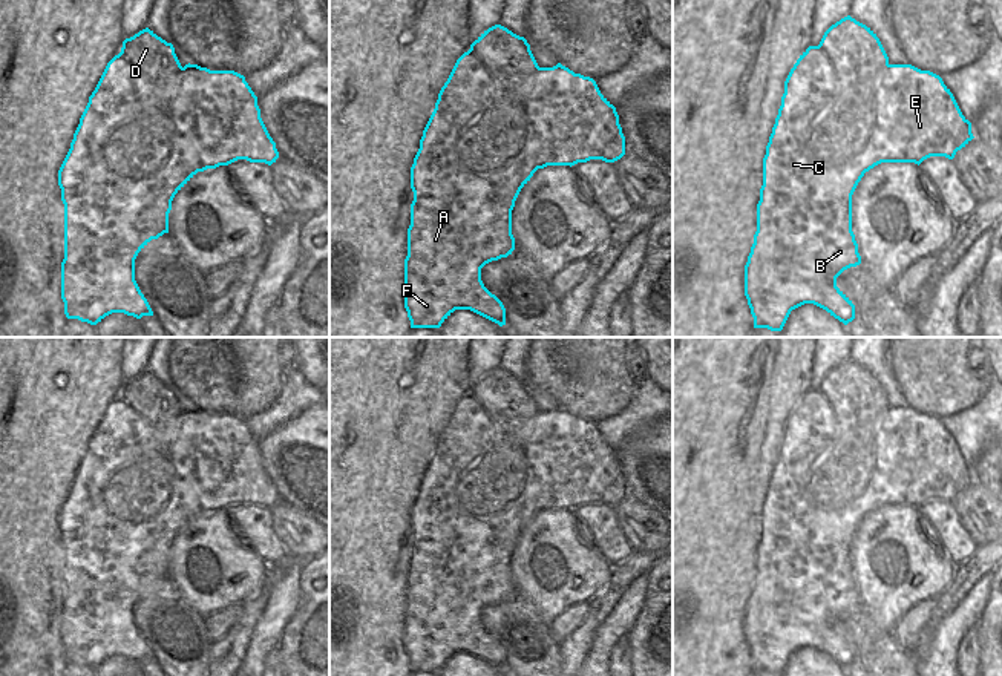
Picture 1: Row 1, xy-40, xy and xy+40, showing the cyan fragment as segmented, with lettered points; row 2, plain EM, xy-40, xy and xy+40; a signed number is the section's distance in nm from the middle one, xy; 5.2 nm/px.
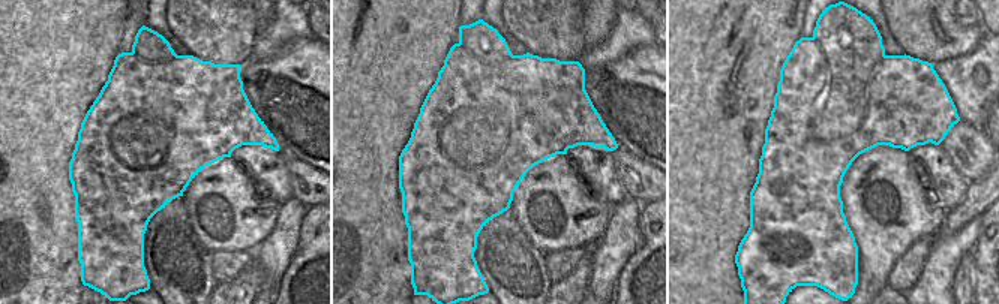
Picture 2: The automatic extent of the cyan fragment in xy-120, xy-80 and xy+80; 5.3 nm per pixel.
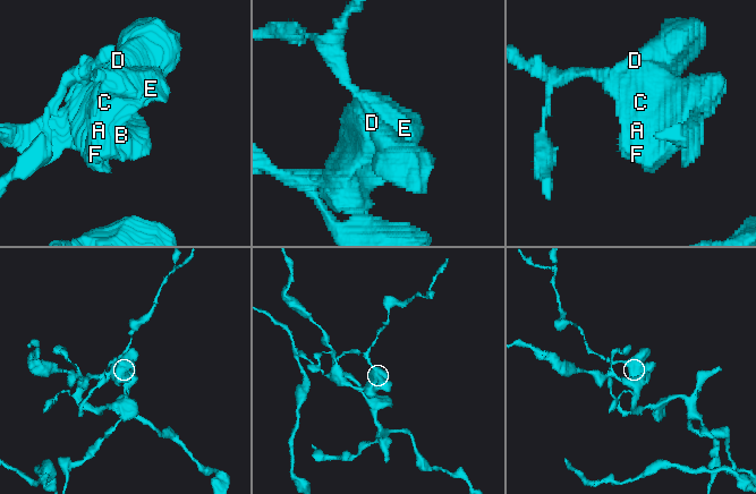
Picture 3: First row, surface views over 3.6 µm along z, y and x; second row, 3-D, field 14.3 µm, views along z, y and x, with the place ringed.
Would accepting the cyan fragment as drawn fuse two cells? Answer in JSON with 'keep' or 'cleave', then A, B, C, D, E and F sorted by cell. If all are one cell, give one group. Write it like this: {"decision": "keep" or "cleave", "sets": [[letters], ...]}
{"decision": "cleave", "sets": [["A", "B", "C", "E", "F"], ["D"]]}

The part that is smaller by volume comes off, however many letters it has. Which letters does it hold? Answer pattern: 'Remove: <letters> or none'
Remove: D

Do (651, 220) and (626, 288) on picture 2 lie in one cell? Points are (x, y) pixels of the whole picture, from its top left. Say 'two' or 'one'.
one

